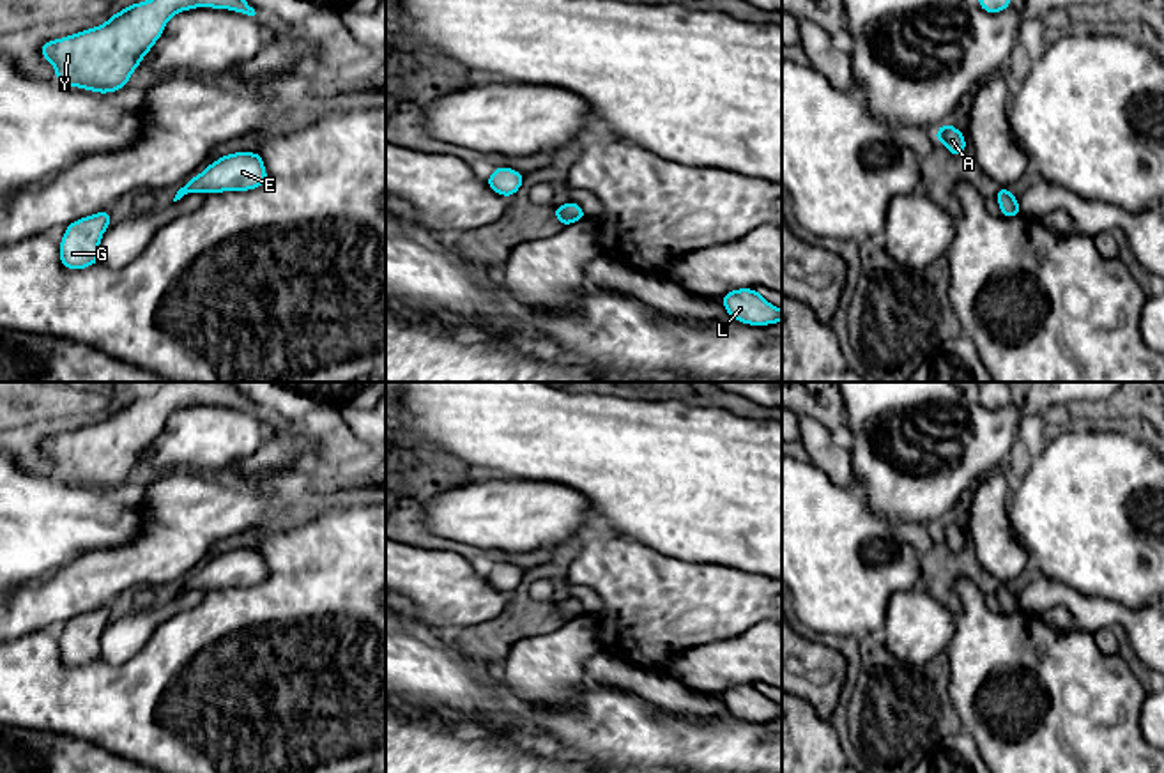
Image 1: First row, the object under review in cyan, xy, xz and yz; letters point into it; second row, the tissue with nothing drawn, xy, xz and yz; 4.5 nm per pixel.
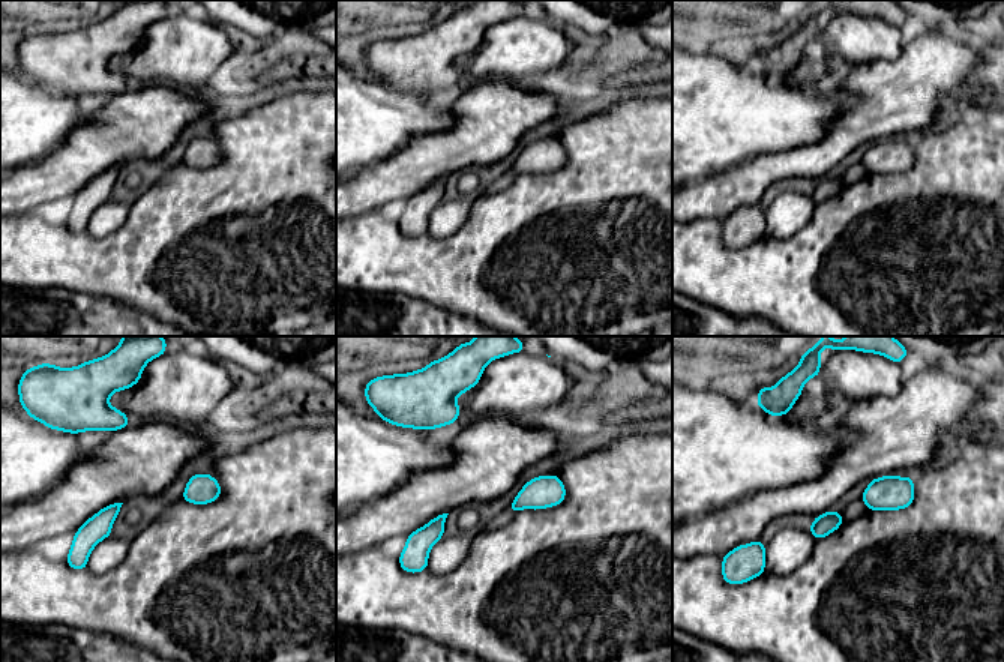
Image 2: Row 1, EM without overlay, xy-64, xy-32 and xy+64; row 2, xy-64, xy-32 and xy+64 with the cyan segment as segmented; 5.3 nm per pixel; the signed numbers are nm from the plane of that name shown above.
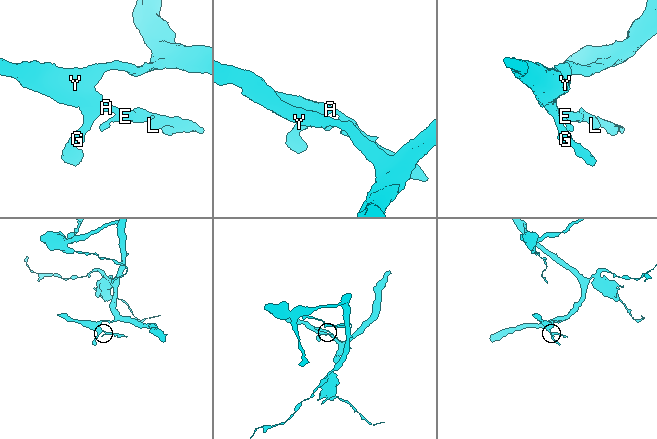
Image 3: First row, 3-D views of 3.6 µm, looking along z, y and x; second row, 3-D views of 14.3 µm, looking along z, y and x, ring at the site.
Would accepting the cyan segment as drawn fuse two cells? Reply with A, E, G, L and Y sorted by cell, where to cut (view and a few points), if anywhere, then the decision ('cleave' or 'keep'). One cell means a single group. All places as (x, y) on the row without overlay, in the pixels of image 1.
A E G L Y | no cut | keep

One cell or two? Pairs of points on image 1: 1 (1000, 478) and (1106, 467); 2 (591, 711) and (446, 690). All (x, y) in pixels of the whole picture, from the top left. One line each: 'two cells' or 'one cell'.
1: two cells
2: one cell

